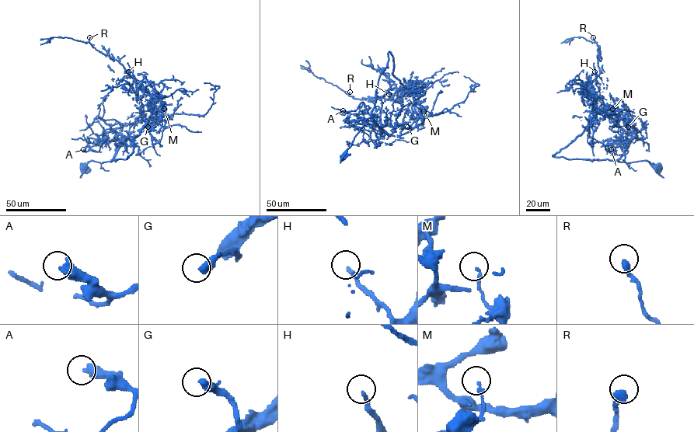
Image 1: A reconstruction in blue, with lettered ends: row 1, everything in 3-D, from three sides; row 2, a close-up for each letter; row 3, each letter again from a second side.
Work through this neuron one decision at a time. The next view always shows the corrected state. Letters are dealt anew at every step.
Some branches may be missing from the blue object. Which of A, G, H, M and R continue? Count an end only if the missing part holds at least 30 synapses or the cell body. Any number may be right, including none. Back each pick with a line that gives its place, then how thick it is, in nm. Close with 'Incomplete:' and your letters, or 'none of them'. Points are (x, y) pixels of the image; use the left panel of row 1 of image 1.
G: at (148, 127); 400 nm thick
H: at (128, 71); 190 nm thick
Incomplete: G, H

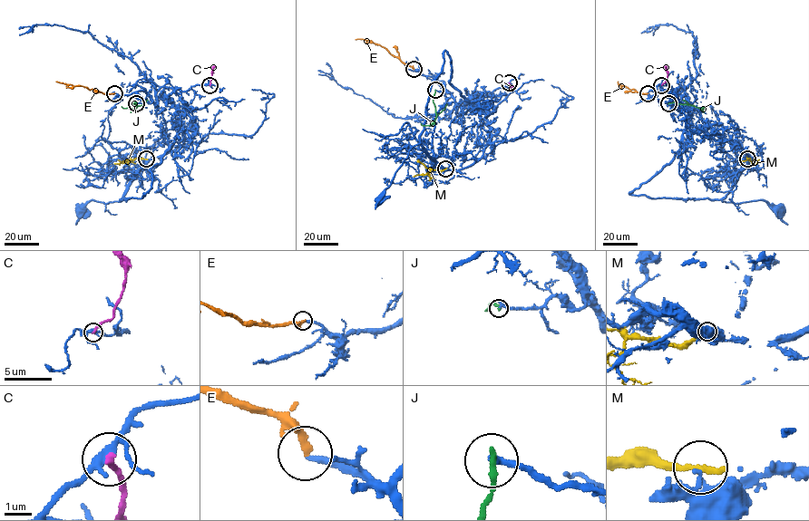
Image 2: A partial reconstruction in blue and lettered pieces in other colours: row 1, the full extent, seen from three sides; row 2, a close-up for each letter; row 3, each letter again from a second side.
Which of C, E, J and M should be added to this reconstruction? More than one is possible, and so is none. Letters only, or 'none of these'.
E

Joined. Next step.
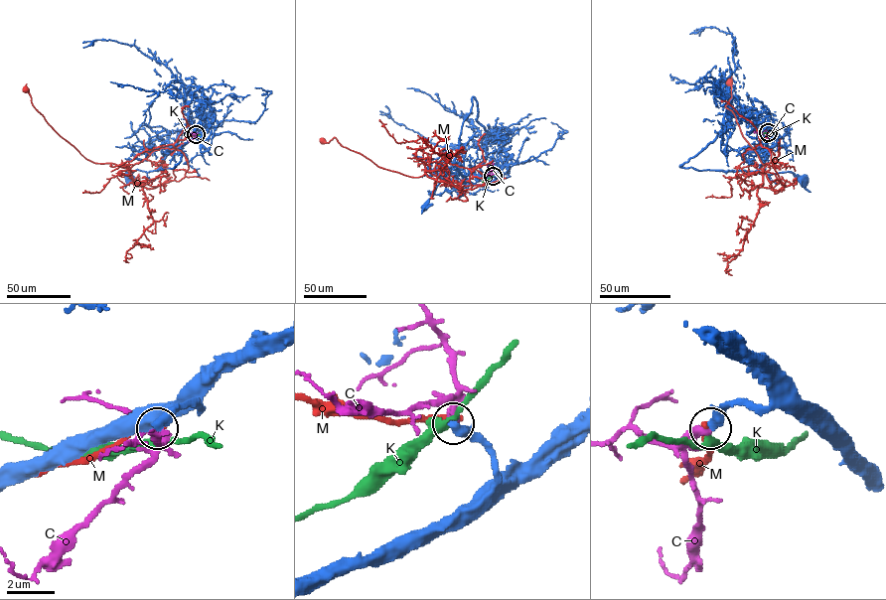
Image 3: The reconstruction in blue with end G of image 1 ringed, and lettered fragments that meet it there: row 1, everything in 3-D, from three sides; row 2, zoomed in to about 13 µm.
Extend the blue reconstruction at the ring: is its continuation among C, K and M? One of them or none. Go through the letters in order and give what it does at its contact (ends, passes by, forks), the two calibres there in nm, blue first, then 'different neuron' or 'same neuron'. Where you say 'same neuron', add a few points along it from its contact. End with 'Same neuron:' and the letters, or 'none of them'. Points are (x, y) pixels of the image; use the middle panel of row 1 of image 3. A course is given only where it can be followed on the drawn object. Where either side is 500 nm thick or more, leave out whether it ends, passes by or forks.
C: it ends; calibres 440 and 420 nm; same neuron; course (493, 176), (493, 163)
K: it passes by; calibres 400 and 280 nm; different neuron
M: it ends; calibres 440 and 280 nm; different neuron
Same neuron: C

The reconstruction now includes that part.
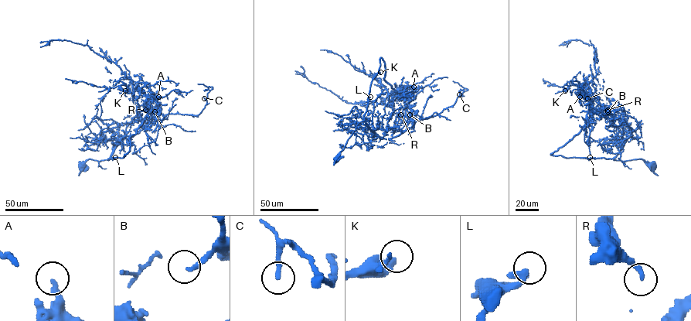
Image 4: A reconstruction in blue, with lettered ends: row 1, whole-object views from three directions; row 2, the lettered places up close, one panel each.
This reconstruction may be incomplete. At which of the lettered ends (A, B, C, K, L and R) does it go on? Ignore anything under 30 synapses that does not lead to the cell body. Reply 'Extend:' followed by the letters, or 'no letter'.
Extend: K

